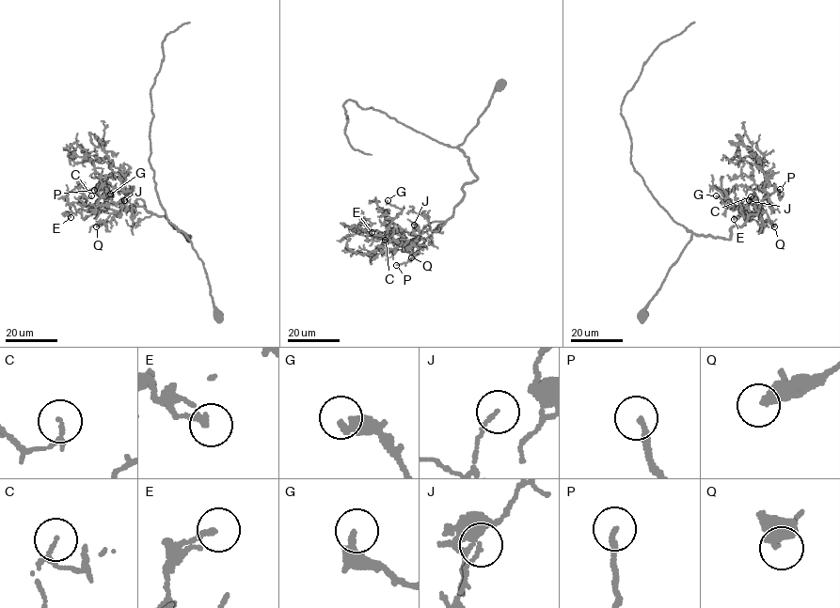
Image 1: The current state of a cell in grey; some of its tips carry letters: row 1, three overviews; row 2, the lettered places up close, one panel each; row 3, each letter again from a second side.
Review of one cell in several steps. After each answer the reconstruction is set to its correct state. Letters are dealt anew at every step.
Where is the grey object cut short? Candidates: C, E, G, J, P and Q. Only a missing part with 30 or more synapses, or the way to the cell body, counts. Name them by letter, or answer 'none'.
P

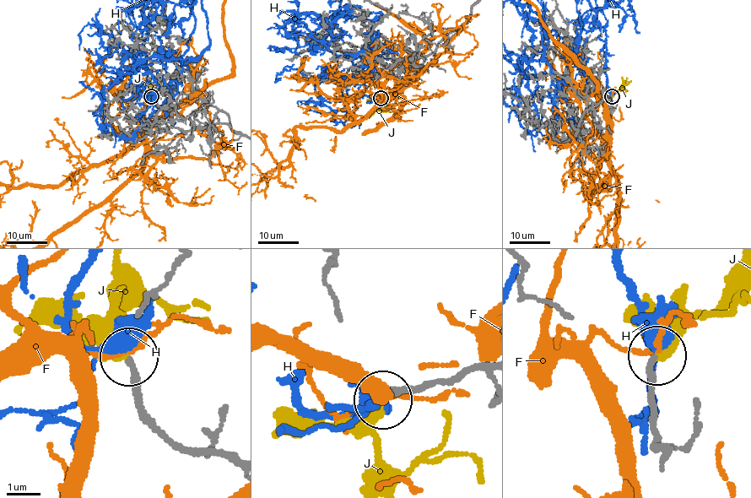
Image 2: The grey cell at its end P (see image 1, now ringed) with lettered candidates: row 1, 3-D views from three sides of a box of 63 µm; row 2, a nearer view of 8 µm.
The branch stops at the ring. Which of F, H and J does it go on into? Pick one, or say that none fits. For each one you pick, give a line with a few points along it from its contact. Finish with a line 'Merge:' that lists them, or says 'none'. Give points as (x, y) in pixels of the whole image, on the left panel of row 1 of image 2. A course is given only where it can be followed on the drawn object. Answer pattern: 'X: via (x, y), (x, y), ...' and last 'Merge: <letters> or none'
J: via (151, 96), (149, 93), (153, 90), (168, 91), (171, 94)
Merge: J

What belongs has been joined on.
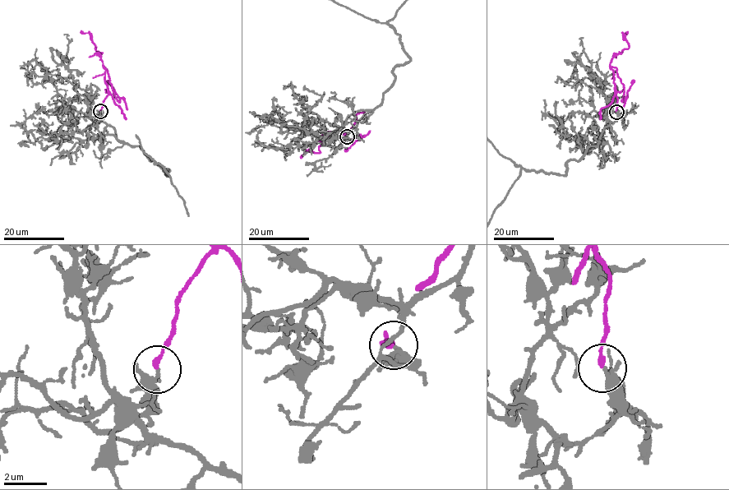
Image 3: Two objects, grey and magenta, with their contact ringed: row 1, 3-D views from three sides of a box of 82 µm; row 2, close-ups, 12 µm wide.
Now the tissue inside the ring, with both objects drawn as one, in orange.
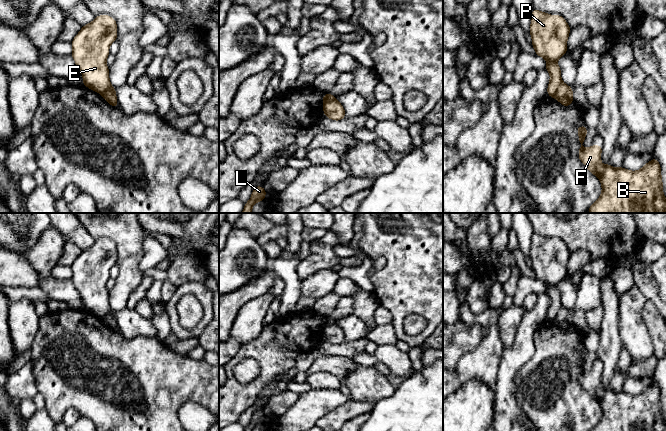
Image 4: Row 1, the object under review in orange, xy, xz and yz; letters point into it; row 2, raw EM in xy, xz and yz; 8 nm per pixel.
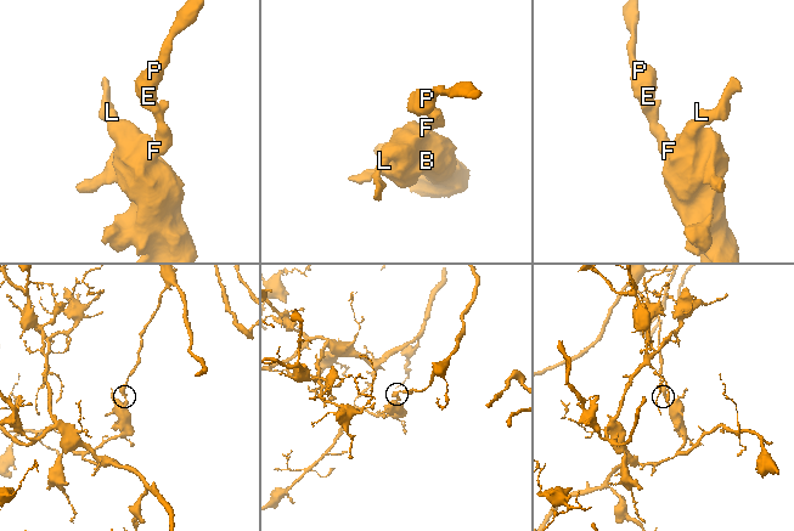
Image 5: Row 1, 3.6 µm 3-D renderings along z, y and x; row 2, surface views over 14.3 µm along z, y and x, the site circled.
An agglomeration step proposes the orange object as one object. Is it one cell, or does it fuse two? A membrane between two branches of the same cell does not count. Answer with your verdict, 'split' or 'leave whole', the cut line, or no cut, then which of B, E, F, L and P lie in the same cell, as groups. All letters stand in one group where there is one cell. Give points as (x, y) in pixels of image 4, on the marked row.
split; cut yz (561, 81), (553, 96); groups B F L / E P

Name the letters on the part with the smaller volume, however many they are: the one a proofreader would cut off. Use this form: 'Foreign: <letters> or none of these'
Foreign: E, P

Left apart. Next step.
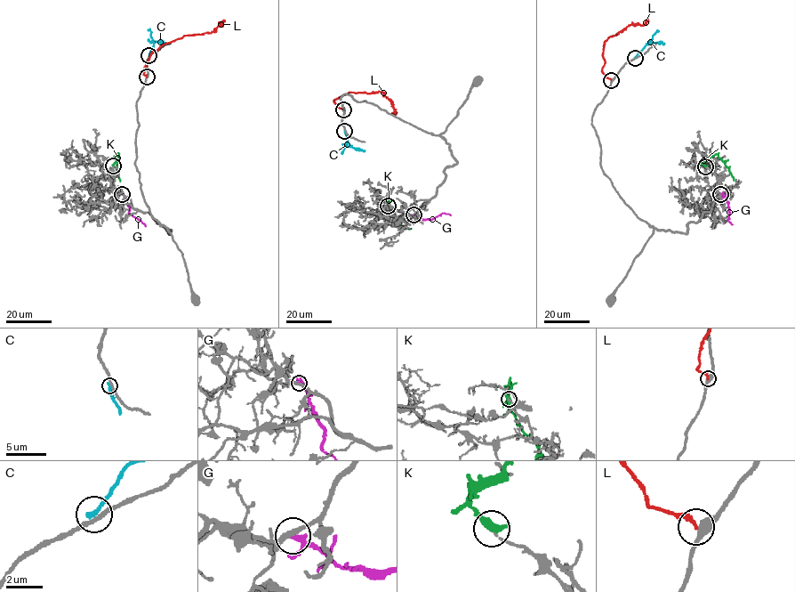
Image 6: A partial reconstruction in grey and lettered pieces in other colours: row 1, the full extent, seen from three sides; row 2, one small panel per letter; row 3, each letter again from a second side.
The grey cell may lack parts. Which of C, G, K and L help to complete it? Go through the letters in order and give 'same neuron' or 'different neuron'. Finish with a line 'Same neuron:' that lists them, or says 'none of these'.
C: different neuron
G: different neuron
K: different neuron
L: different neuron
Same neuron: none of these

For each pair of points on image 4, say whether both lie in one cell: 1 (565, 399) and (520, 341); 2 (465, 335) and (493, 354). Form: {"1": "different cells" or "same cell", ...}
{"1": "different cells", "2": "different cells"}

